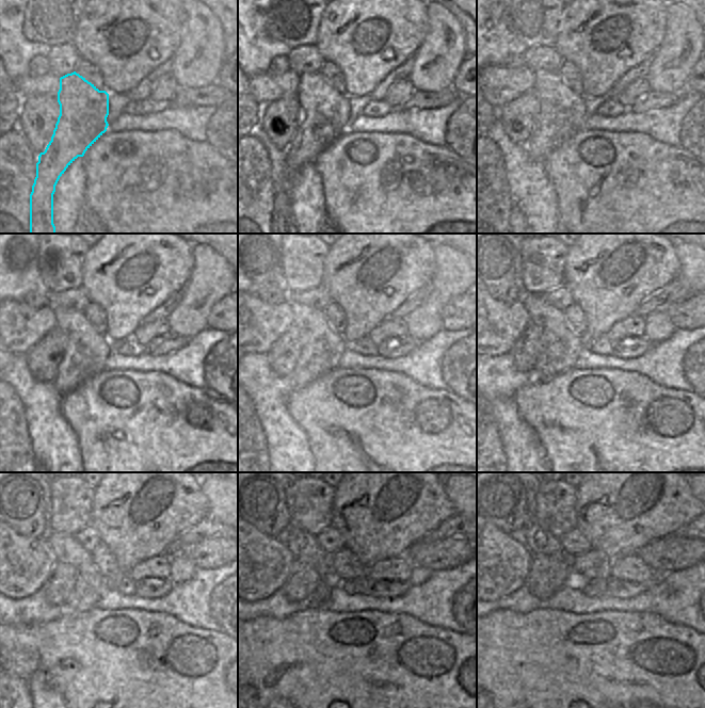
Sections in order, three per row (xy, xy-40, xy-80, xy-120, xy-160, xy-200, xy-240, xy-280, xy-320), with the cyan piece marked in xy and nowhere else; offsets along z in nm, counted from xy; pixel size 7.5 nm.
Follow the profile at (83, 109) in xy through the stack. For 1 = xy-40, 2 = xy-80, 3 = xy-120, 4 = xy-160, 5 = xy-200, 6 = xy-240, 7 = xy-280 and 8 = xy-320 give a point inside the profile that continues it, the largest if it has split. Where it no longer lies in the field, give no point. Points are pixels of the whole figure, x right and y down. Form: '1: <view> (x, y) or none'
1: xy-40 (324, 111)
2: xy-80 (562, 112)
3: xy-120 (86, 351)
4: xy-160 (322, 351)
5: xy-200 (562, 348)
6: xy-240 (89, 584)
7: xy-280 (301, 544)
8: xy-320 (540, 542)

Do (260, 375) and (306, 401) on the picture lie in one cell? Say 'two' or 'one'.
two

